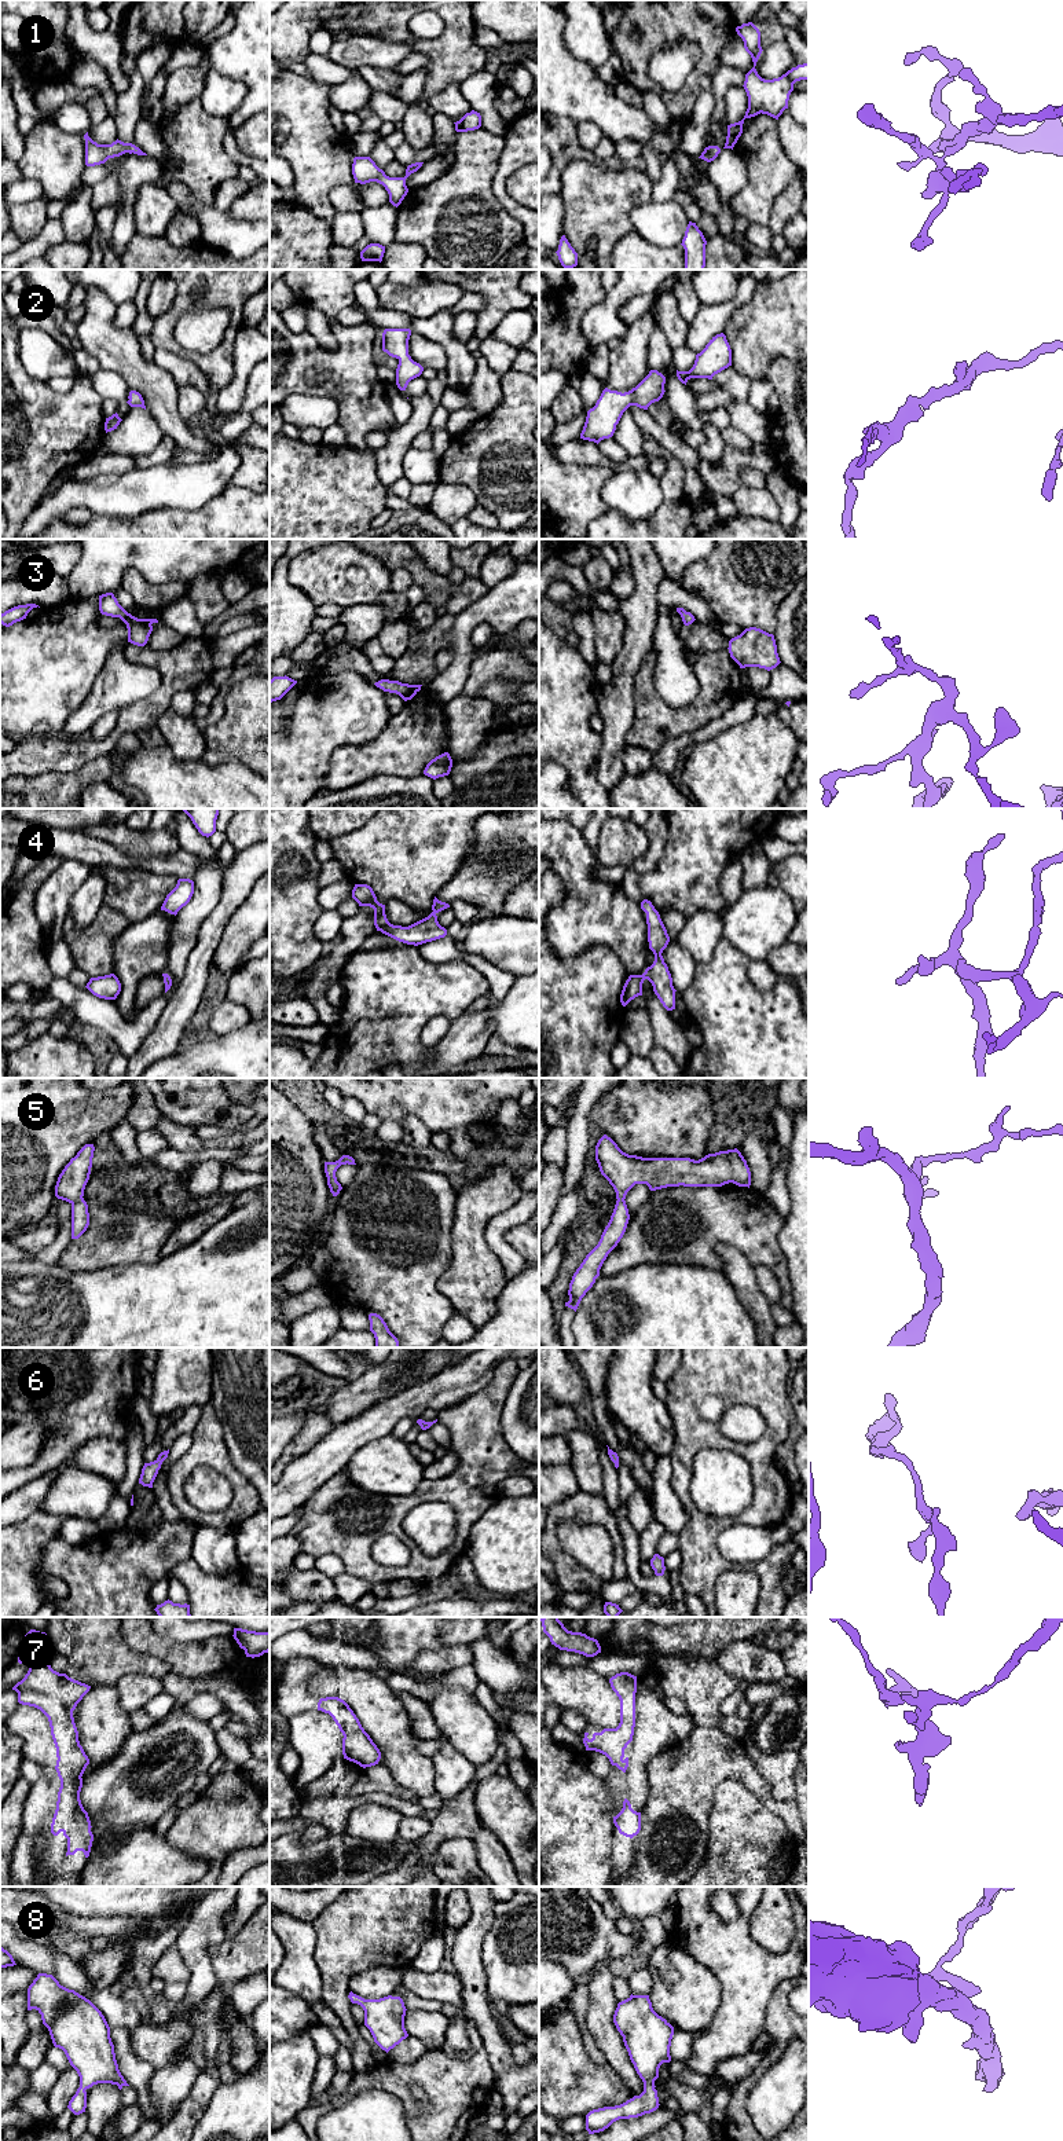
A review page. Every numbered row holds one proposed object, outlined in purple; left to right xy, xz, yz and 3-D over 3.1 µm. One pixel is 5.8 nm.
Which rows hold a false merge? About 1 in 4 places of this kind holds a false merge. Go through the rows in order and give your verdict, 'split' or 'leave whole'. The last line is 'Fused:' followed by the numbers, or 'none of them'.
1: leave whole
2: leave whole
3: leave whole
4: leave whole
5: leave whole
6: leave whole
7: leave whole
8: leave whole
Fused: none of them

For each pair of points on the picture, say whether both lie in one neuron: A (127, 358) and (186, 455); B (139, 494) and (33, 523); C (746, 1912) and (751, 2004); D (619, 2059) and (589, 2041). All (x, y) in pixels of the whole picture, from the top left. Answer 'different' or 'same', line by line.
A: different
B: same
C: same
D: different

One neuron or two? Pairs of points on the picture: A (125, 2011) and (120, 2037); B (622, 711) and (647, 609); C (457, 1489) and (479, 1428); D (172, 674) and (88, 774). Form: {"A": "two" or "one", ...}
{"A": "two", "B": "one", "C": "one", "D": "two"}

